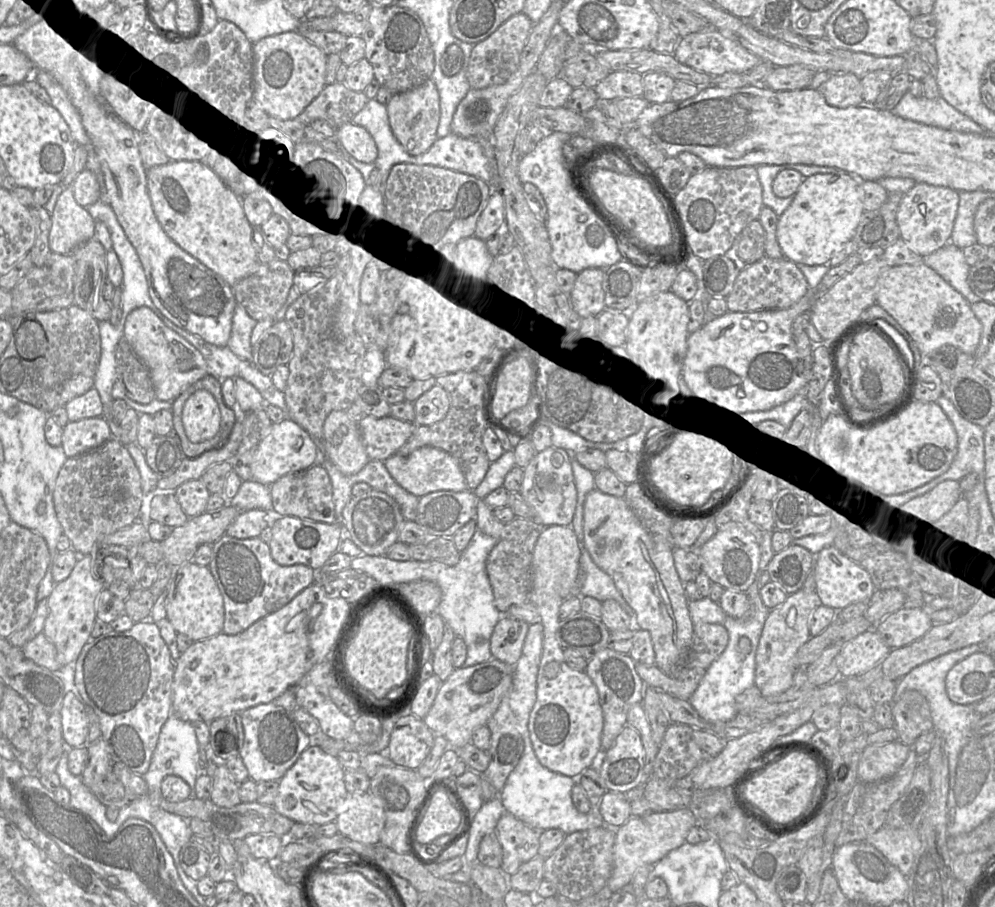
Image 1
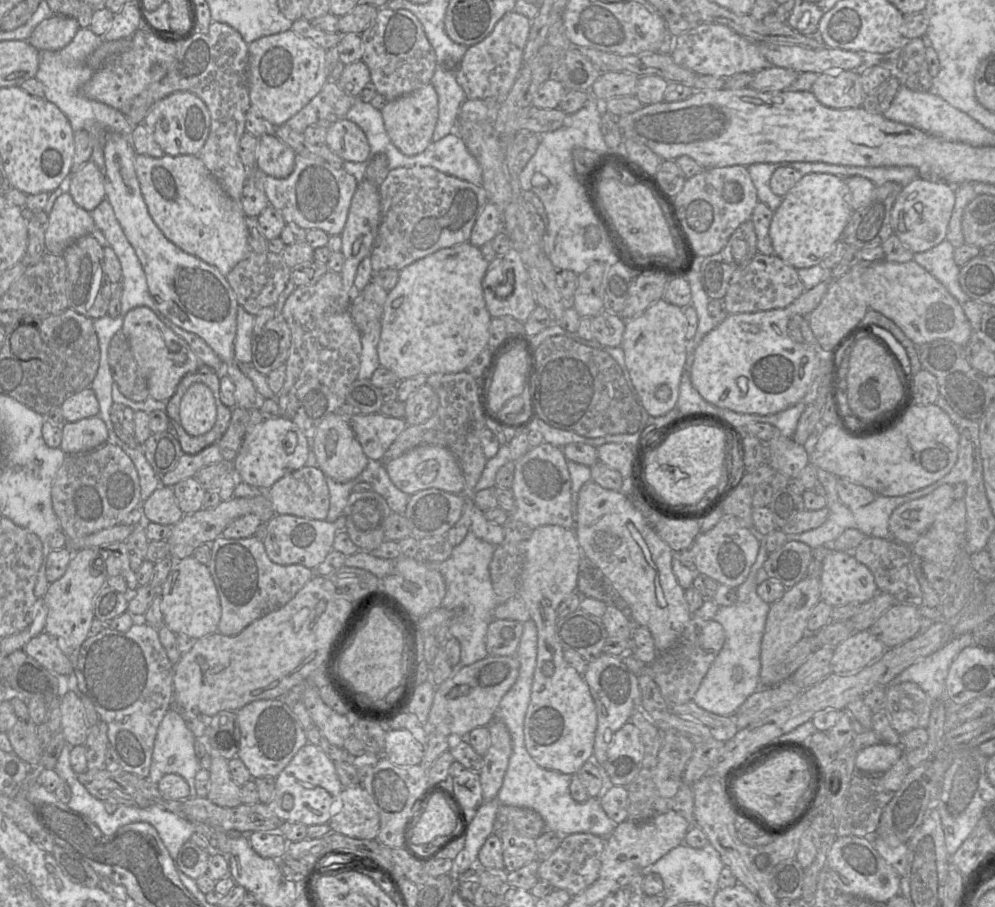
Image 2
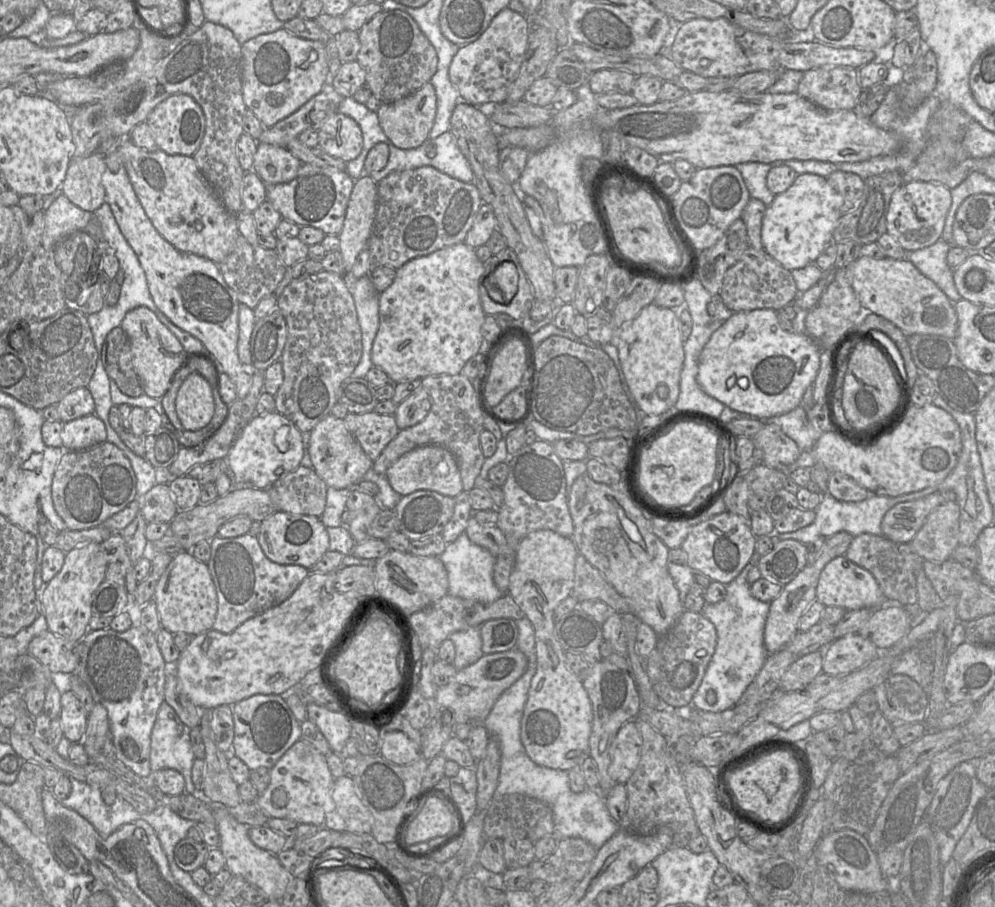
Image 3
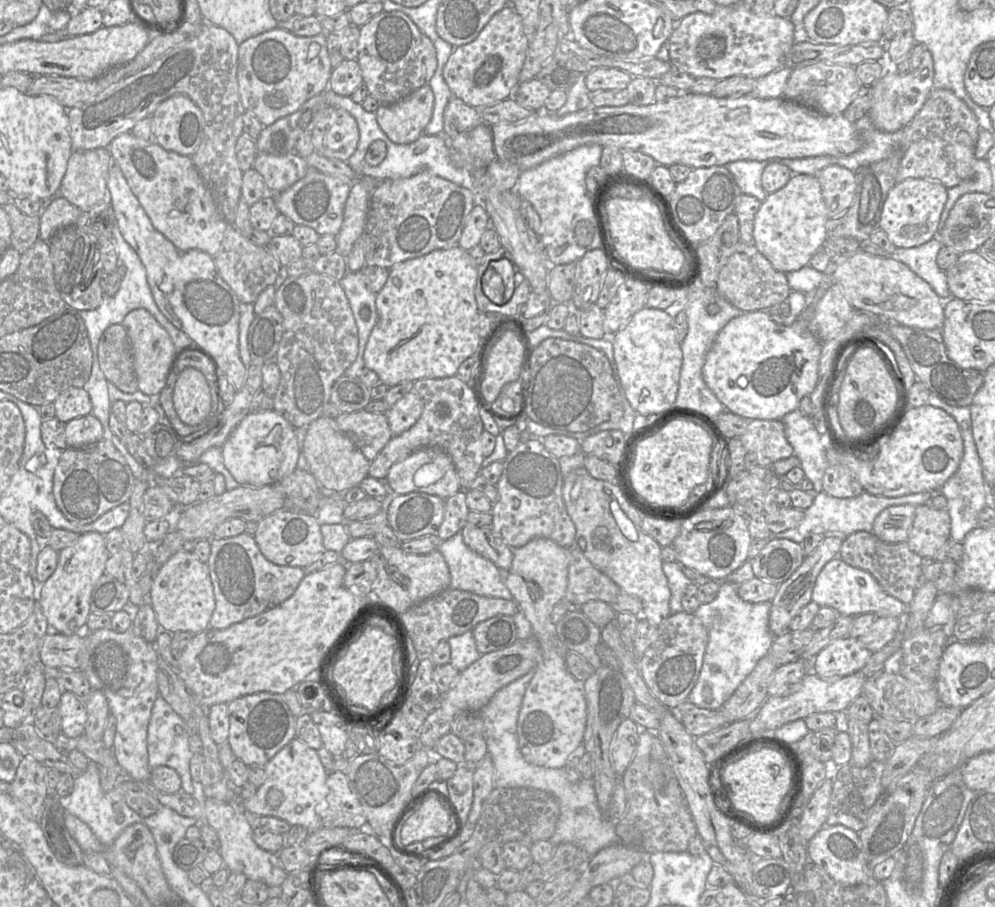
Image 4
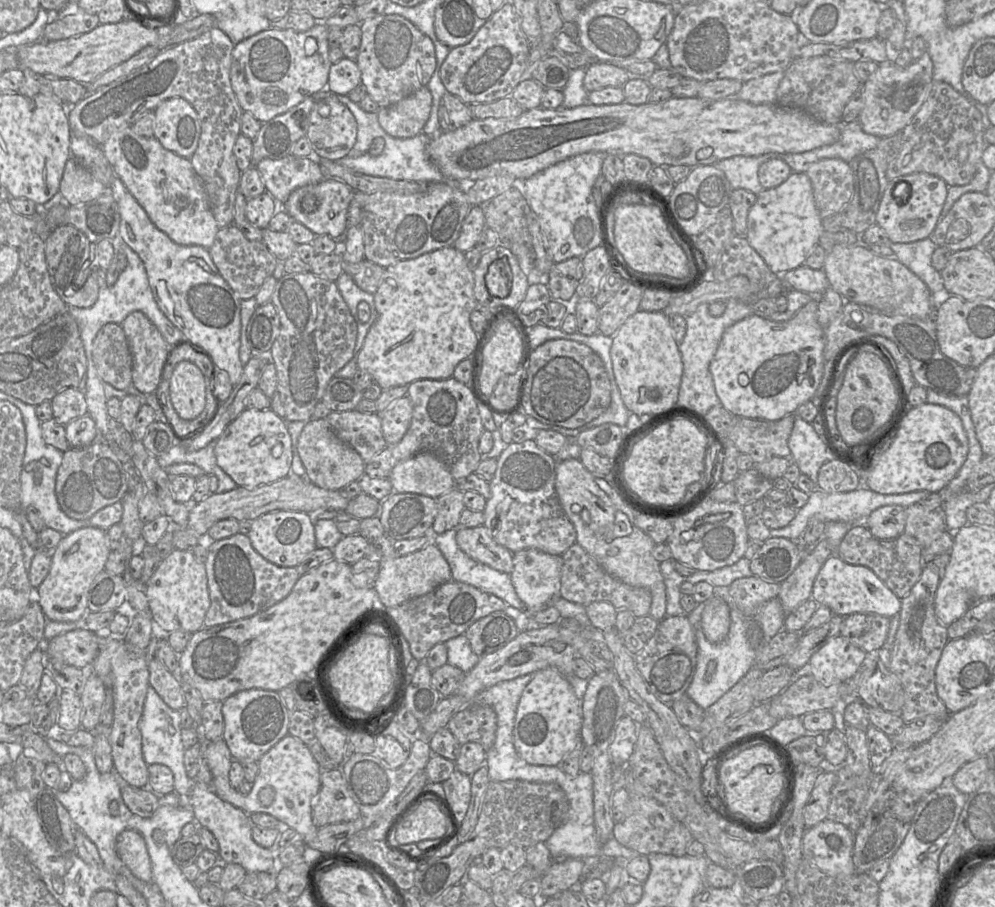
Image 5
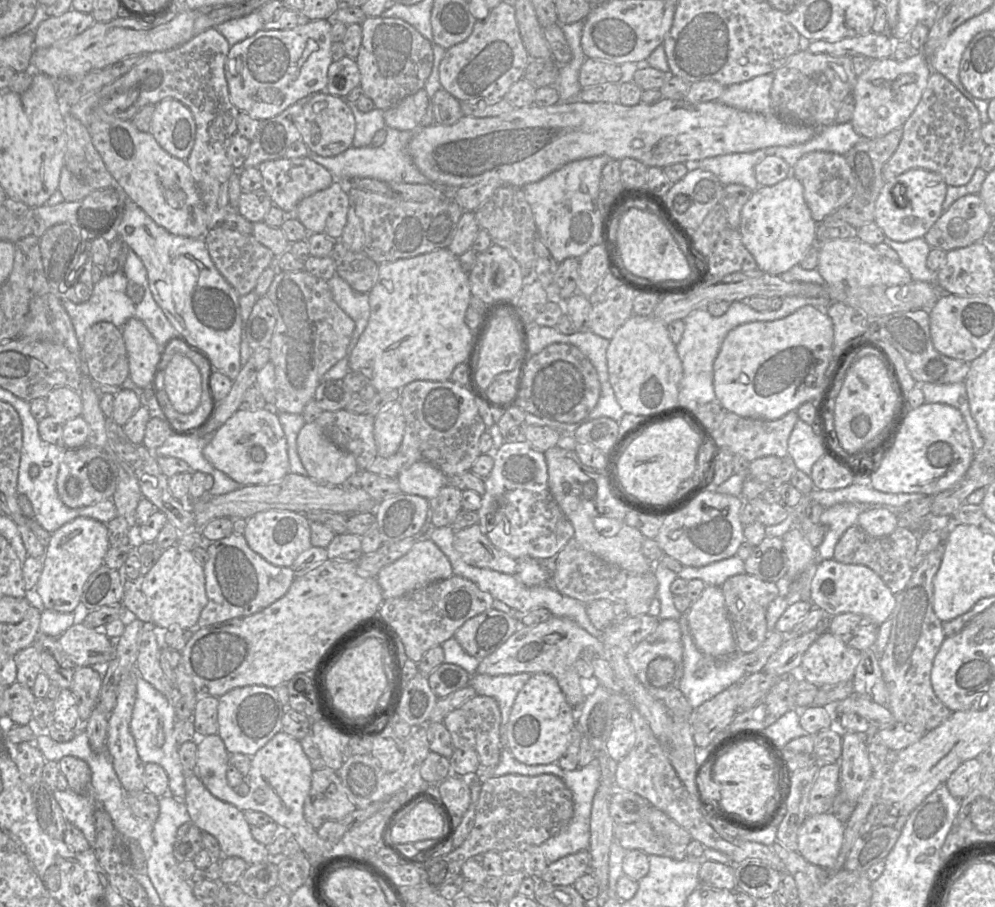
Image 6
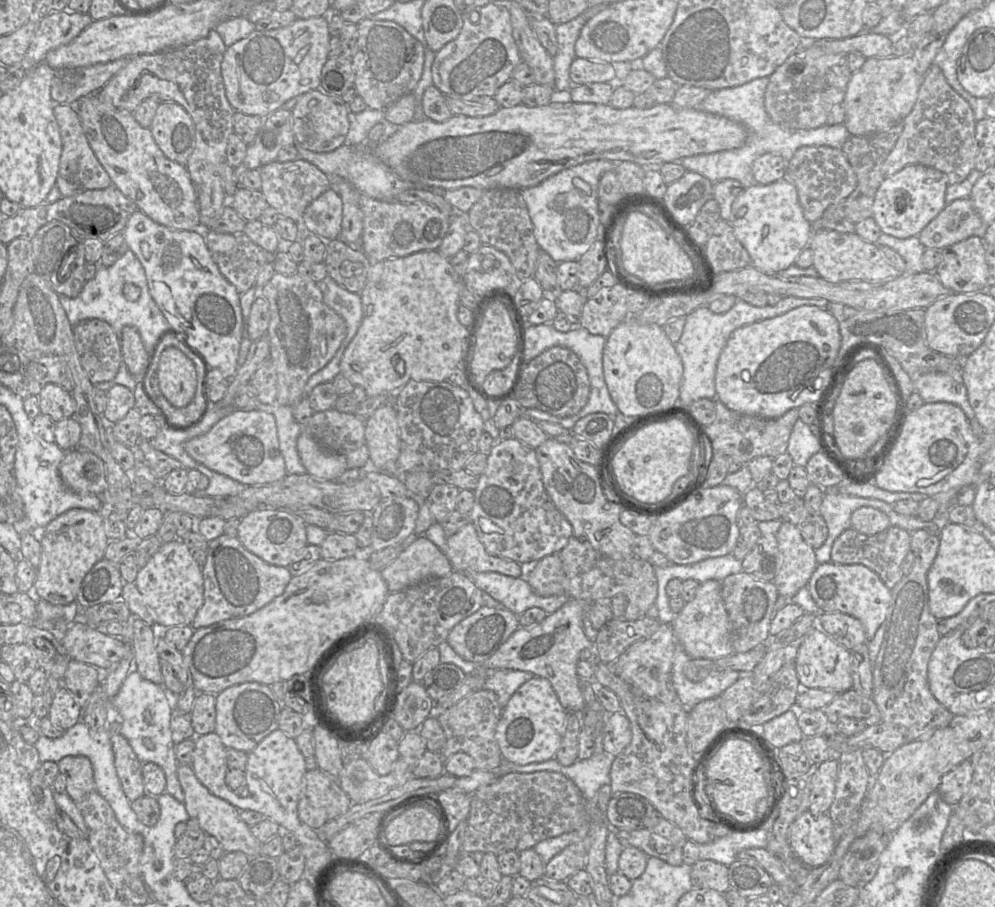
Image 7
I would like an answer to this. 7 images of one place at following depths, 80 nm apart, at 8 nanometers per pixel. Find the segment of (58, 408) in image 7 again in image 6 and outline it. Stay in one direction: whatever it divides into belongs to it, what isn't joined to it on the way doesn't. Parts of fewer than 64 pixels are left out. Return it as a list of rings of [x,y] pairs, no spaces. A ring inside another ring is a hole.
[[[60,387],[52,390],[45,398],[48,416],[56,423],[65,424],[82,413],[82,399],[79,392]]]

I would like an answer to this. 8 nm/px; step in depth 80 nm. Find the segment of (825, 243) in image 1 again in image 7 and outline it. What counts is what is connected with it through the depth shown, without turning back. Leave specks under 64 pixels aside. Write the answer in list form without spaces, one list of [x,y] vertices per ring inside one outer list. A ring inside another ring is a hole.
[[[787,178],[773,183],[755,184],[745,188],[732,204],[730,224],[735,237],[744,246],[750,255],[752,265],[761,272],[775,274],[795,264],[801,251],[809,245],[812,237],[812,224],[803,214],[799,203],[797,189]]]

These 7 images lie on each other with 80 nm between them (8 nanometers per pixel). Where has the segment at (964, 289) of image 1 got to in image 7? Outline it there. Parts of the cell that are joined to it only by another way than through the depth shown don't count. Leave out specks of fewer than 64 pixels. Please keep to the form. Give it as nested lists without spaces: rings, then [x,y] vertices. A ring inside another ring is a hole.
[[[882,232],[876,244],[890,247],[896,251],[905,260],[907,272],[920,273],[925,271],[922,264],[922,255],[926,248],[920,242],[918,236],[899,239]]]

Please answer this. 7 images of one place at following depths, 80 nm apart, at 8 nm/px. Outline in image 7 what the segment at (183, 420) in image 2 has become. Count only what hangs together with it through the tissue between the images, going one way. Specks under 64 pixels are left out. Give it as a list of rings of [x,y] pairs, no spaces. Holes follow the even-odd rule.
[[[167,346],[160,355],[157,375],[161,393],[176,408],[183,408],[193,400],[196,369],[193,362],[179,349]]]

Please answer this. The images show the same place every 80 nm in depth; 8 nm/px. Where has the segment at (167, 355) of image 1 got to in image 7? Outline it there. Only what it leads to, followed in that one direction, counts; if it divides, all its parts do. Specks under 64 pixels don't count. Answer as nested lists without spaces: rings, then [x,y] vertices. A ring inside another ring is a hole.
[[[126,326],[121,332],[122,359],[129,373],[140,382],[141,375],[147,366],[149,354],[144,348],[138,331],[131,326]]]

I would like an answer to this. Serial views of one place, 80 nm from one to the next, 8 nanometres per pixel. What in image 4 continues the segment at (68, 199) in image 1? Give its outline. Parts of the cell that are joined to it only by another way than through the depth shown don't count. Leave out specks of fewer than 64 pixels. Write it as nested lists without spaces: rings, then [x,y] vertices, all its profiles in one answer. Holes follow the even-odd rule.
[[[64,197],[54,200],[40,218],[39,239],[48,242],[60,229],[75,226],[81,211]]]

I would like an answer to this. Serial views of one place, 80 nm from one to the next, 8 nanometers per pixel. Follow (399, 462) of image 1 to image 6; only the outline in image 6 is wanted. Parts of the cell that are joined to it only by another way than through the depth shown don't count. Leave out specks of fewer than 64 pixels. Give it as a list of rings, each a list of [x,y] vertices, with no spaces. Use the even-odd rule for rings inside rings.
[[[419,461],[402,470],[396,477],[401,492],[418,495],[427,500],[436,497],[446,485],[446,475],[437,467]]]

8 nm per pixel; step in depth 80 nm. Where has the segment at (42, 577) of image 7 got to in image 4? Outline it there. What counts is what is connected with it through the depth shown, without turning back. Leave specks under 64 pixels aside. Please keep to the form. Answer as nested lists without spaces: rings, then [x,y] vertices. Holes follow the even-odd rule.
[[[88,532],[79,535],[77,541],[58,552],[58,563],[53,574],[45,581],[40,593],[40,604],[50,631],[61,634],[81,634],[87,628],[90,598],[94,586],[105,573],[110,554],[106,548],[104,535]]]

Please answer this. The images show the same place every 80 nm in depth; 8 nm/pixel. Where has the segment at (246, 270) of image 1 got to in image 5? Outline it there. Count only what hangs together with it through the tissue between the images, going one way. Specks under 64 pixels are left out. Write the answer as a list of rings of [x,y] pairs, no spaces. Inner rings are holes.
[[[126,127],[100,145],[117,177],[145,210],[151,222],[179,245],[209,249],[219,230],[204,185],[189,158],[165,149],[155,138],[138,135]]]

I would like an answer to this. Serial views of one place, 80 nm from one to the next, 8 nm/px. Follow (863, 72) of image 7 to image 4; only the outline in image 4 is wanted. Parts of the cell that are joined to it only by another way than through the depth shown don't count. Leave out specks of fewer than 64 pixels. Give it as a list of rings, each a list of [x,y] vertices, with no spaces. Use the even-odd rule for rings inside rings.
[[[925,50],[920,66],[908,75],[886,74],[872,85],[873,102],[868,117],[880,131],[896,132],[907,126],[921,110],[934,83],[934,61],[930,51]]]

